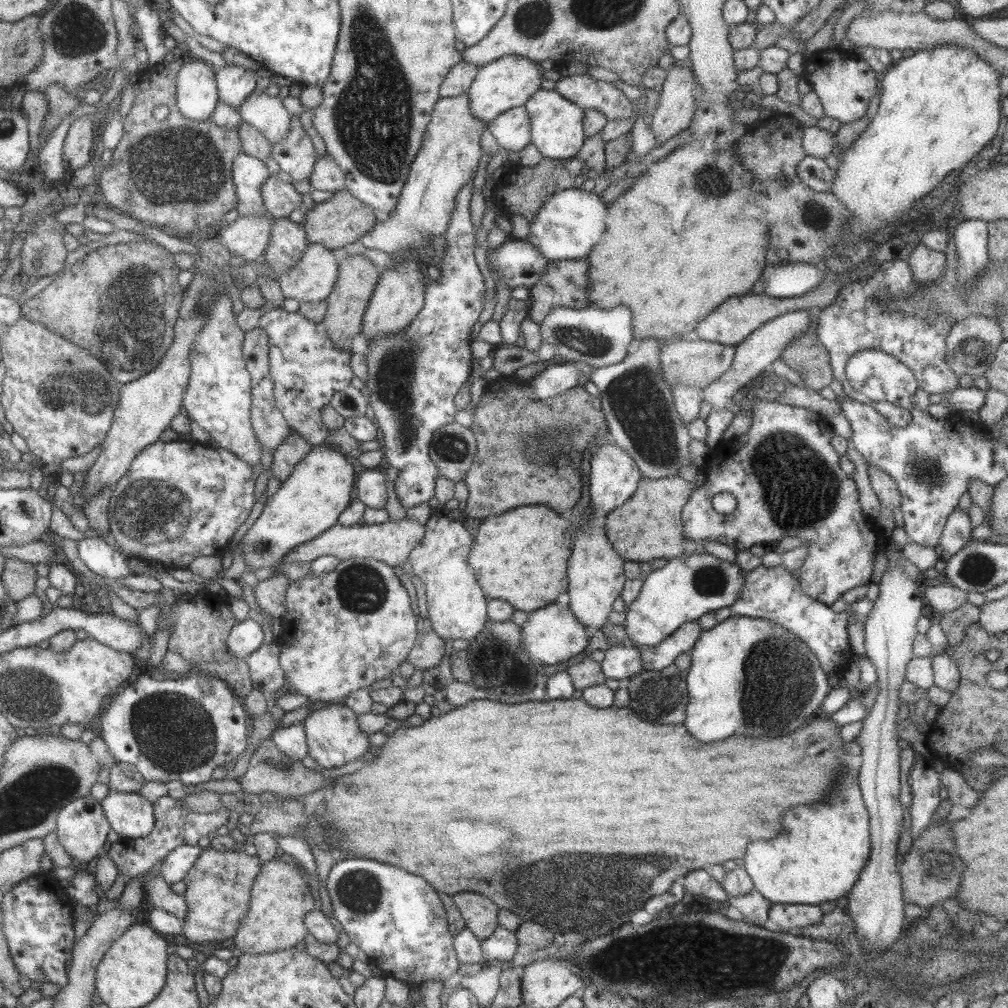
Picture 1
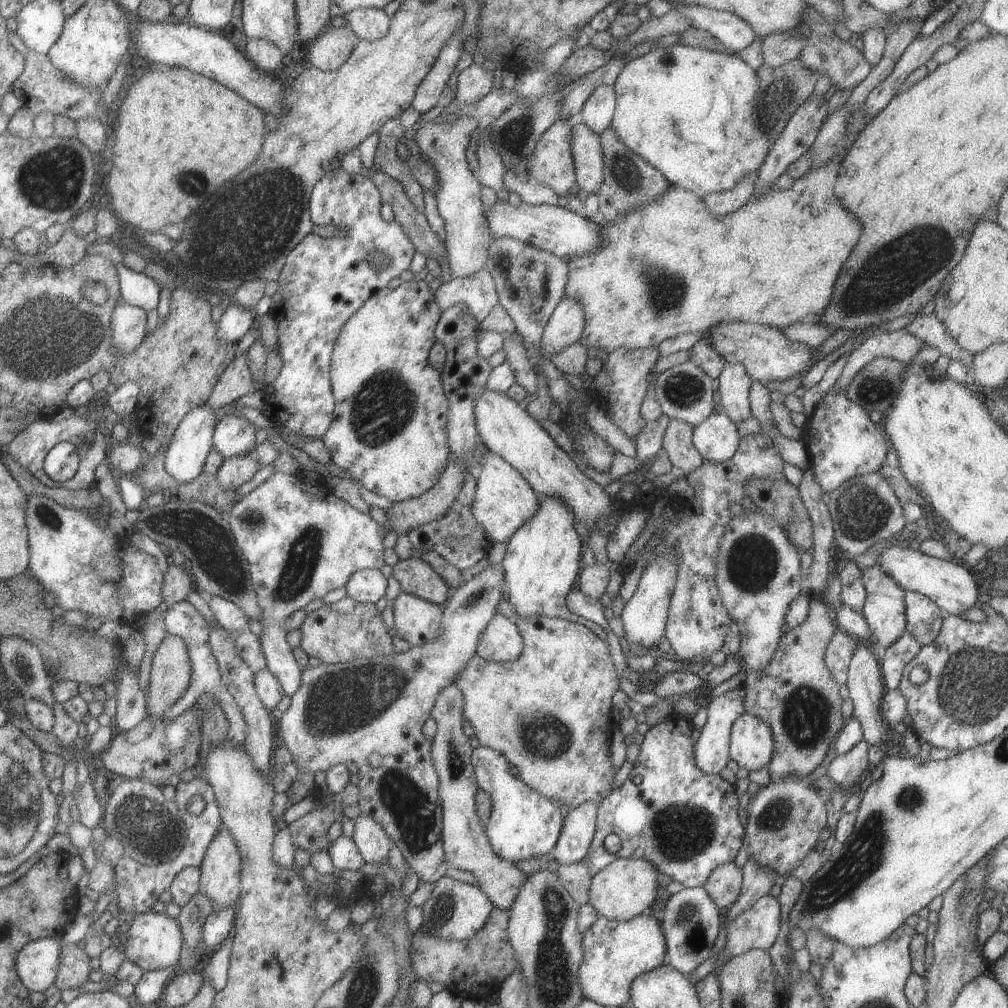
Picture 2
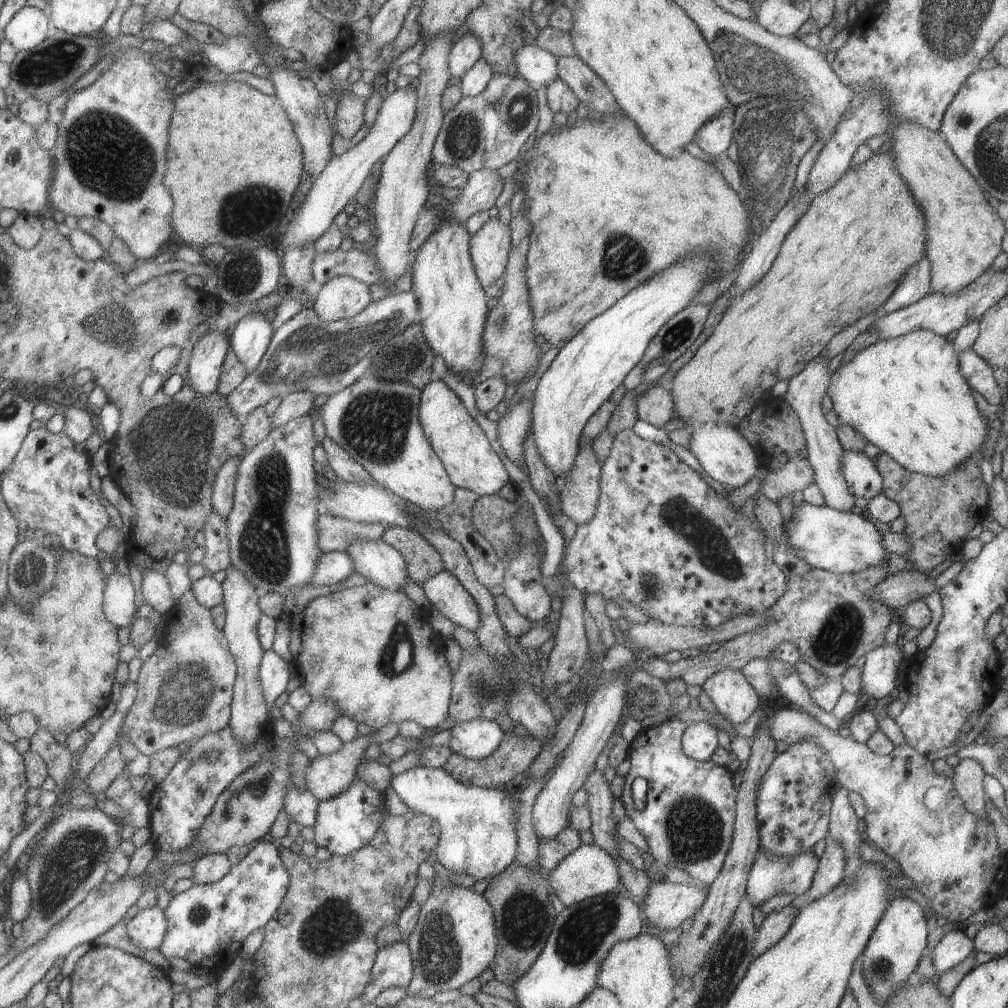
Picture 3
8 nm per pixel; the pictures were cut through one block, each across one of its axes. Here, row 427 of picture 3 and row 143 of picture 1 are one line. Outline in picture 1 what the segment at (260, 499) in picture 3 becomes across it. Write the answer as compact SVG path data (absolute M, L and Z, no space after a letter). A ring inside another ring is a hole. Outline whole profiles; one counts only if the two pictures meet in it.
M297 115L289 118L289 130L283 140L271 146L270 156L277 162L279 169L292 178L293 183L301 182L312 174L318 155L299 124Z

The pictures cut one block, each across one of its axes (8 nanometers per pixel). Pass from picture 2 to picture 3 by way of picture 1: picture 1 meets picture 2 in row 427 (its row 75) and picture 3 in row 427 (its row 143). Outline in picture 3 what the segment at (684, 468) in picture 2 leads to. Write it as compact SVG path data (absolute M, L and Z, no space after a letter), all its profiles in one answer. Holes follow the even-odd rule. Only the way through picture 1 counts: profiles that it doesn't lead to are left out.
M661 385L651 386L634 401L636 417L643 422L663 429L665 423L673 417L673 398Z

